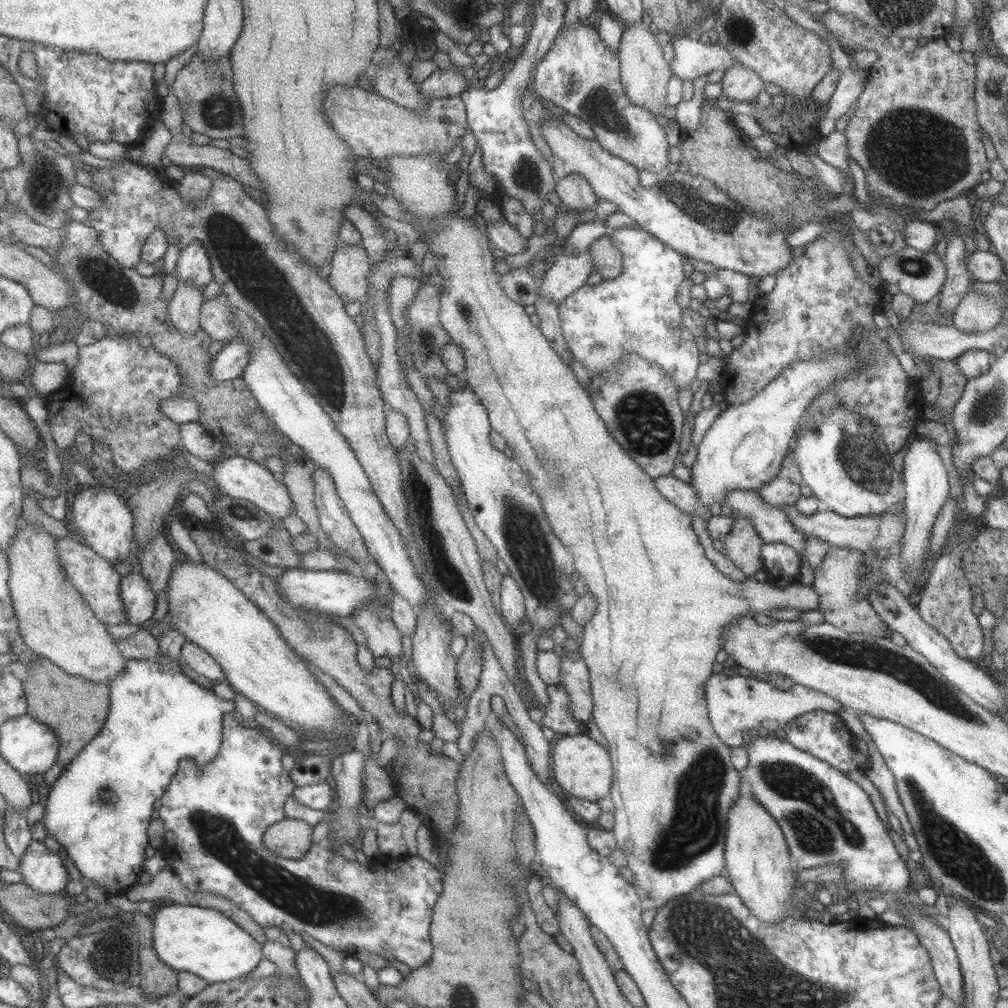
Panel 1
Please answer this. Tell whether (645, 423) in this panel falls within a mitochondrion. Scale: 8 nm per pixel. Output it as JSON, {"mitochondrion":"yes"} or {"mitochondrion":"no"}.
{"mitochondrion":"yes"}

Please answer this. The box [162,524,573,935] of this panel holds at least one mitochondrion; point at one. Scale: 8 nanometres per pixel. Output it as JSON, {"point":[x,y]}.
{"point":[310,905]}

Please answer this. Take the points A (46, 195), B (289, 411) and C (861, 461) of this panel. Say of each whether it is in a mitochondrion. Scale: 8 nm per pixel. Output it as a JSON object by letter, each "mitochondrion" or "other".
{"A":"mitochondrion","B":"other","C":"mitochondrion"}

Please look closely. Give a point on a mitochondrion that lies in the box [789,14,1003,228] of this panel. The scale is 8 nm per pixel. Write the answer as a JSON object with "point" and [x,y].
{"point":[948,152]}

